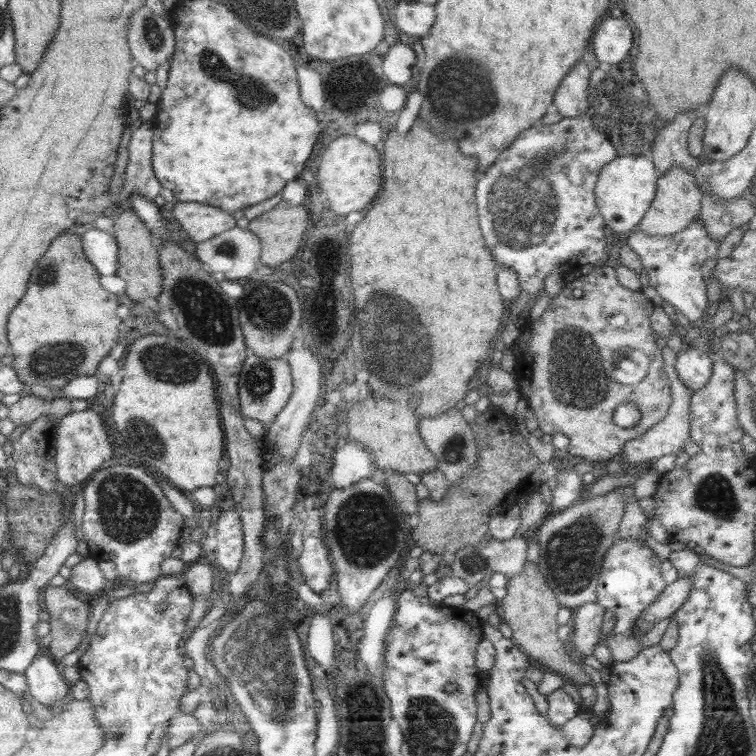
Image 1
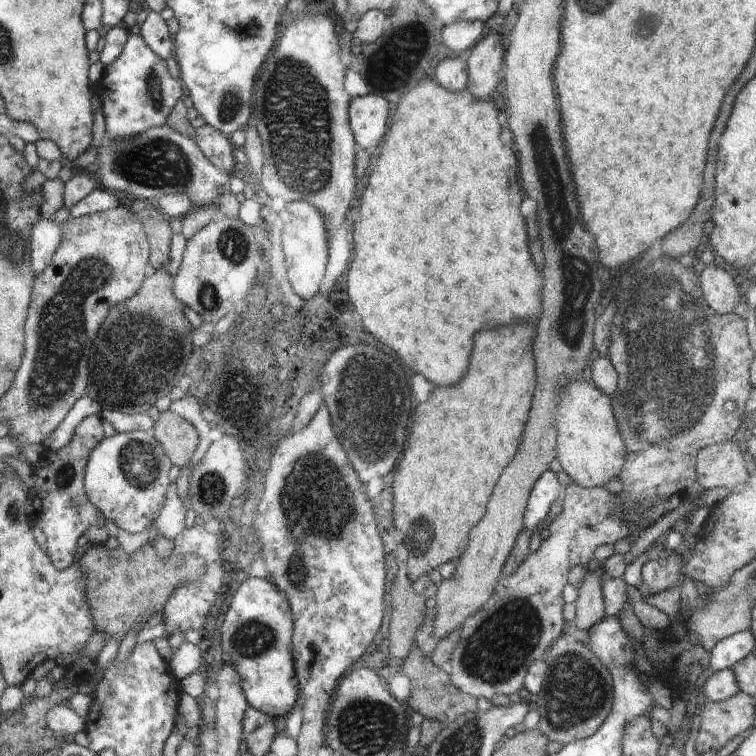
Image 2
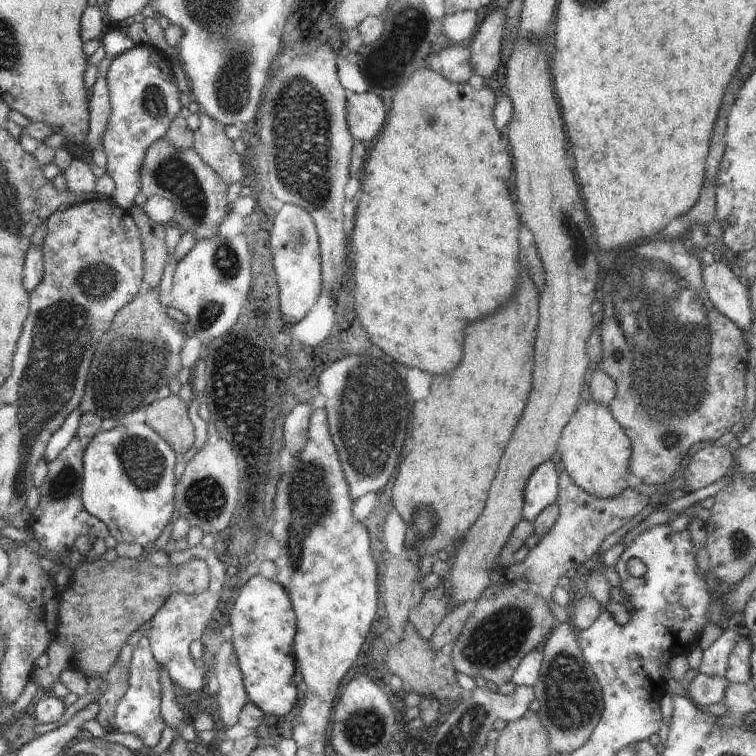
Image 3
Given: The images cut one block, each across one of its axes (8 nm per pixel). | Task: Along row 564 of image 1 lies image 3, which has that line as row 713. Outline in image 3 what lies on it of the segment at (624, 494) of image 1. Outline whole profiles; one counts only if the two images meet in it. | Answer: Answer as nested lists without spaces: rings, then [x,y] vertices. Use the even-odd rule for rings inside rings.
[[[571,624],[552,628],[541,647],[543,668],[536,685],[535,699],[540,703],[537,716],[548,734],[551,751],[570,754],[584,746],[604,712],[604,700],[596,674],[584,660],[579,640]]]

